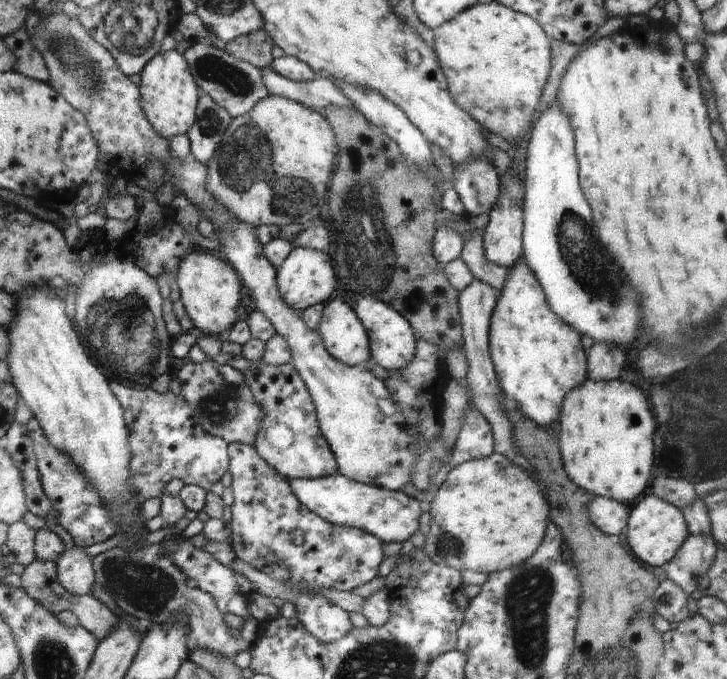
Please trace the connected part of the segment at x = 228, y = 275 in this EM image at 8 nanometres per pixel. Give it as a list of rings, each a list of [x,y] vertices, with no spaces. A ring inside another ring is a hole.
[[[201,248],[192,250],[180,261],[176,281],[194,331],[204,336],[224,337],[237,321],[237,309],[243,297],[242,292],[245,291],[241,278],[230,262],[207,254]]]

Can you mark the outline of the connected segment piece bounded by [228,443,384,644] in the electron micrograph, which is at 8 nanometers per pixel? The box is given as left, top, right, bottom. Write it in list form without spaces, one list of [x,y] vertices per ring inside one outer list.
[[[228,443],[228,454],[229,454],[229,471],[232,474],[232,483],[231,488],[234,496],[234,502],[231,505],[232,518],[228,527],[232,531],[230,538],[233,538],[229,544],[234,551],[236,558],[241,560],[246,560],[250,566],[253,566],[255,569],[258,569],[262,572],[265,572],[270,578],[276,579],[277,581],[286,582],[286,584],[292,584],[292,581],[296,583],[303,583],[306,588],[305,593],[296,599],[292,604],[296,609],[295,618],[298,619],[302,626],[311,634],[314,635],[320,642],[323,643],[334,643],[337,640],[340,640],[343,636],[346,636],[353,628],[350,621],[350,615],[348,611],[345,611],[343,608],[340,608],[337,604],[330,602],[326,595],[323,595],[321,591],[325,589],[336,589],[337,591],[351,591],[366,582],[370,582],[374,577],[378,576],[378,567],[384,558],[382,550],[382,542],[379,538],[376,538],[373,534],[367,533],[365,530],[360,530],[356,527],[350,527],[348,525],[335,525],[334,523],[328,522],[323,518],[320,518],[315,512],[307,509],[307,506],[304,506],[298,498],[295,497],[295,494],[292,492],[291,486],[286,478],[284,478],[277,470],[274,470],[263,458],[260,458],[259,452],[255,449],[255,446],[247,445],[244,443]]]

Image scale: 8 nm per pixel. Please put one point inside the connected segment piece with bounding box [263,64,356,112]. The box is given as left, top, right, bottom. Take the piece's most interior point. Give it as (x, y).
(317, 94)

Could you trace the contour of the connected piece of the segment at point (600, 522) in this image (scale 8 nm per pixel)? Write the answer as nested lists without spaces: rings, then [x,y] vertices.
[[[594,496],[587,505],[590,520],[610,536],[618,536],[629,519],[625,505],[617,500]]]

